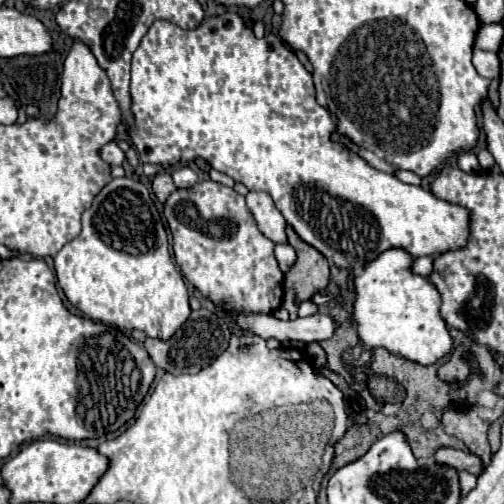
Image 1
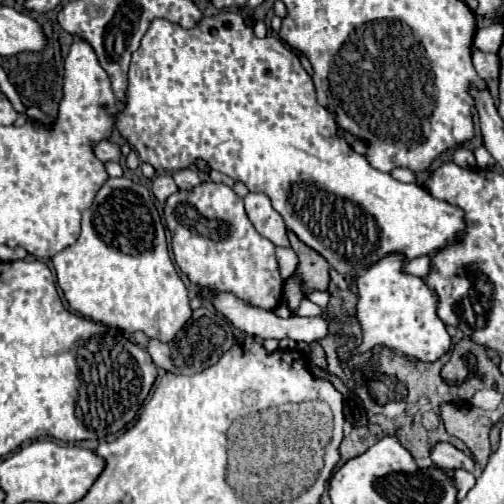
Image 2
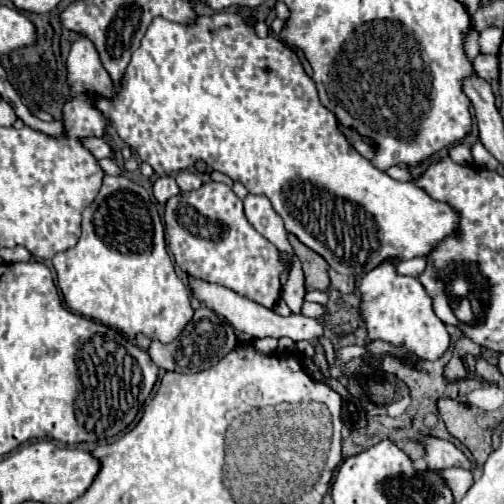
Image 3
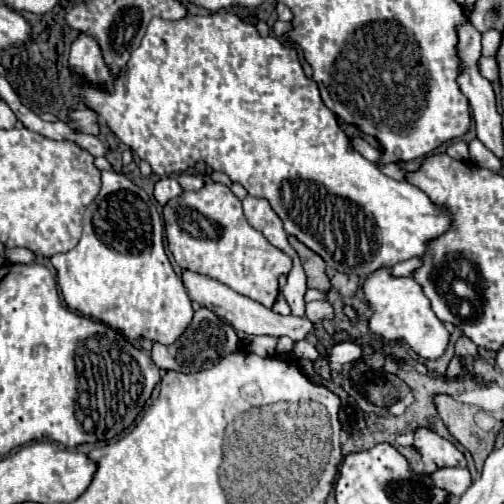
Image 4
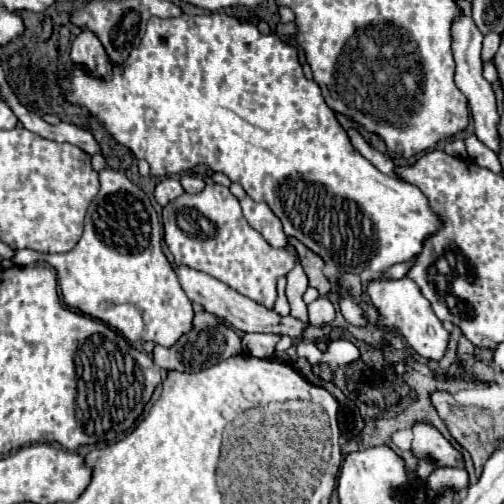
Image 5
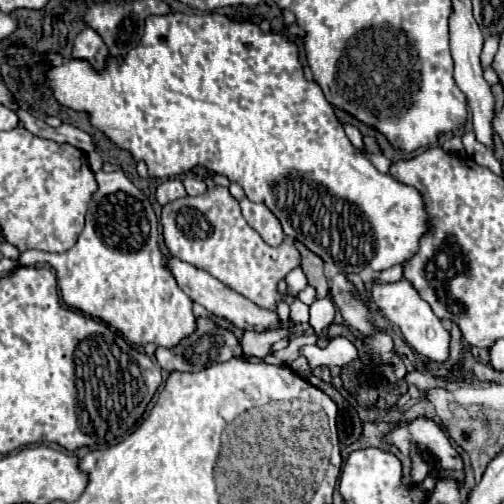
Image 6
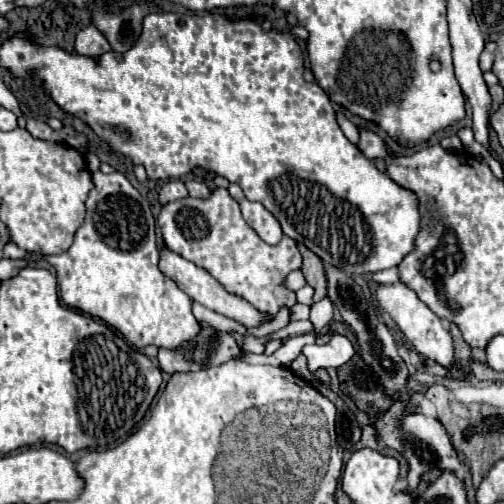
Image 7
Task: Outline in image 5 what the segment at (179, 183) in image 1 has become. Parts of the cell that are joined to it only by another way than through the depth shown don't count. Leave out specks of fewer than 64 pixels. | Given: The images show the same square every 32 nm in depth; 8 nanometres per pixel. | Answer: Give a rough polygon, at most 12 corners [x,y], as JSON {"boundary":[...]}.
{"boundary":[[182,176],[180,182],[188,194],[200,194],[204,180]]}

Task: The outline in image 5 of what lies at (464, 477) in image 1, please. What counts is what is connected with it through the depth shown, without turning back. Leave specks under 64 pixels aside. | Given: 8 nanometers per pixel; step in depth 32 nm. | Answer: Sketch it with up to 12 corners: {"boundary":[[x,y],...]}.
{"boundary":[[438,468],[426,478],[436,490],[448,486],[462,492],[468,484],[466,470]]}

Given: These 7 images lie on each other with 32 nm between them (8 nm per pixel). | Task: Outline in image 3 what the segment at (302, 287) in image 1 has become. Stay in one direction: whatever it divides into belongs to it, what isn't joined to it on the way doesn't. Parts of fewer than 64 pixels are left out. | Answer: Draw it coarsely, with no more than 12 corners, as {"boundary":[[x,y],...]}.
{"boundary":[[296,236],[288,240],[302,262],[306,288],[328,290],[328,264]]}

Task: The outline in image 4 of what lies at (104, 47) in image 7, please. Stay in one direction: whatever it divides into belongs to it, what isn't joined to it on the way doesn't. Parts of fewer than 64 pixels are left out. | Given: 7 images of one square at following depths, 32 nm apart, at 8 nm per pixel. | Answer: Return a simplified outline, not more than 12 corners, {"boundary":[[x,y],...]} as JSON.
{"boundary":[[90,34],[72,42],[70,70],[90,82],[112,82]]}

